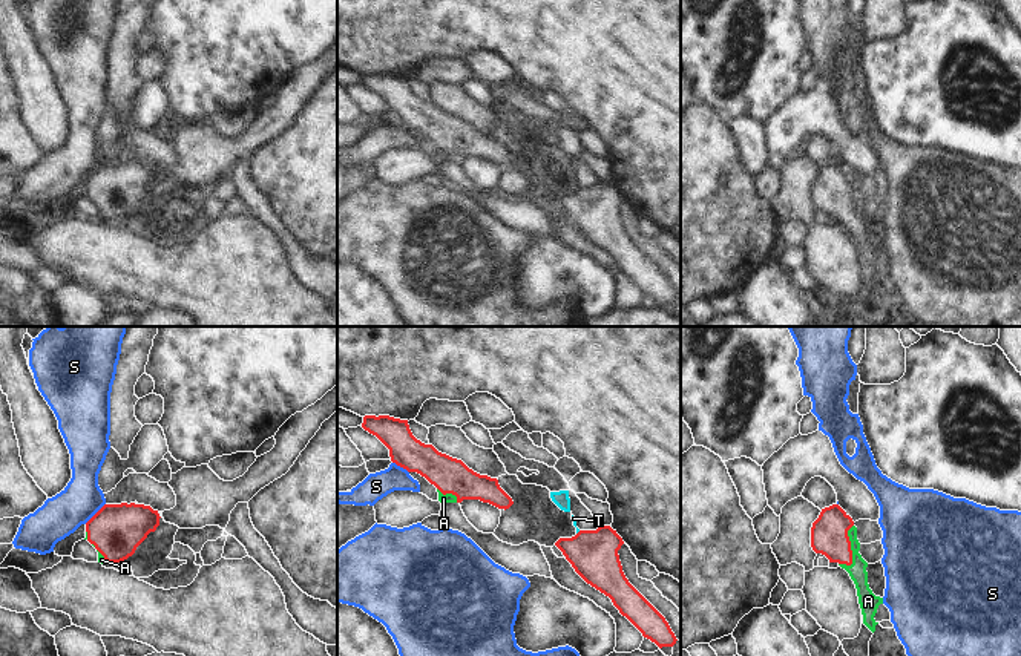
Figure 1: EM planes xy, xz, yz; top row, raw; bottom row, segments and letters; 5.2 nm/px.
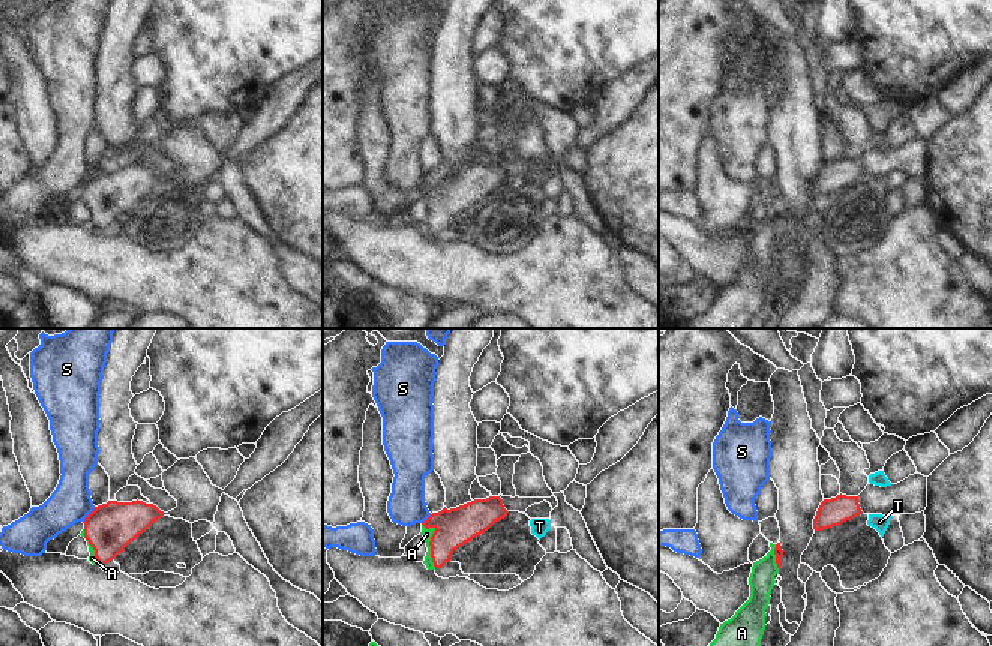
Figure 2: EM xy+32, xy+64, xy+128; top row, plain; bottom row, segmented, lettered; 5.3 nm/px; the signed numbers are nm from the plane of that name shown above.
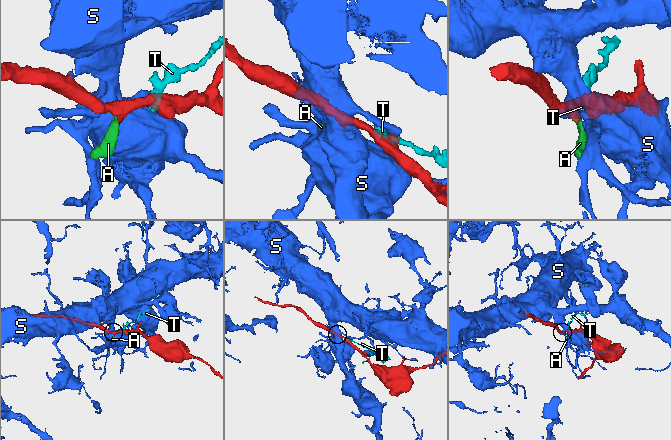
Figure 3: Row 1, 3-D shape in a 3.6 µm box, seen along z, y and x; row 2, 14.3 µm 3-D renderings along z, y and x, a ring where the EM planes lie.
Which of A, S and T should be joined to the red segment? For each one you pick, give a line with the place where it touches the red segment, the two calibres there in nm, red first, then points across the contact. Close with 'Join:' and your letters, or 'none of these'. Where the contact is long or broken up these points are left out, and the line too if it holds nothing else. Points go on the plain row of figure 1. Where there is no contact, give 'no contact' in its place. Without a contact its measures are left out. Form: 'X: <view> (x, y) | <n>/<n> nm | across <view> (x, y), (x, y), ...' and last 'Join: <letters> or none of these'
A: yz (851, 207) | 190/100 nm | across yz (830, 193), (851, 207), (851, 218), (857, 227)
Join: A

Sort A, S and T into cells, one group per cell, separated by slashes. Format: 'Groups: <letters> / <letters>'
Groups: A / S / T.

